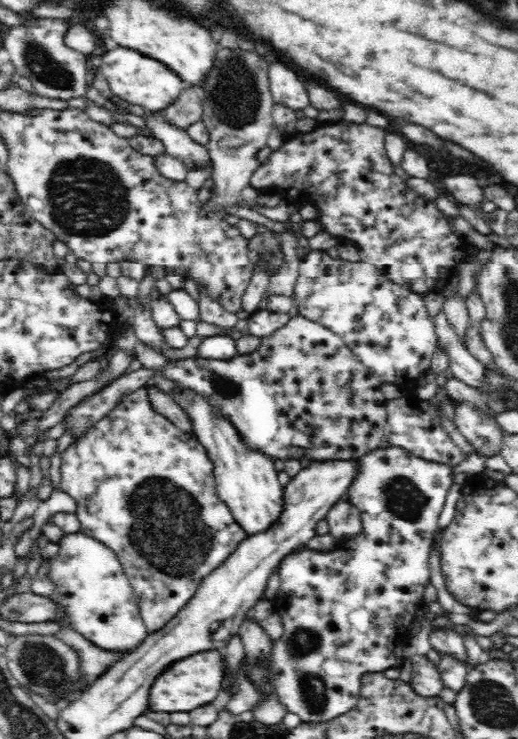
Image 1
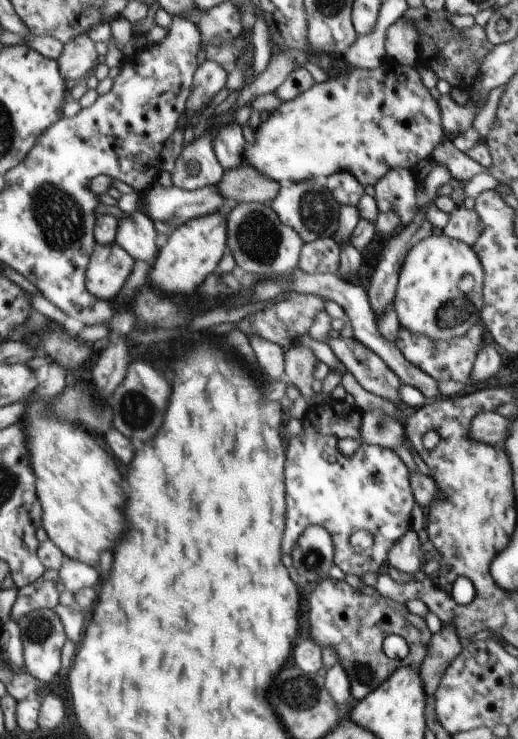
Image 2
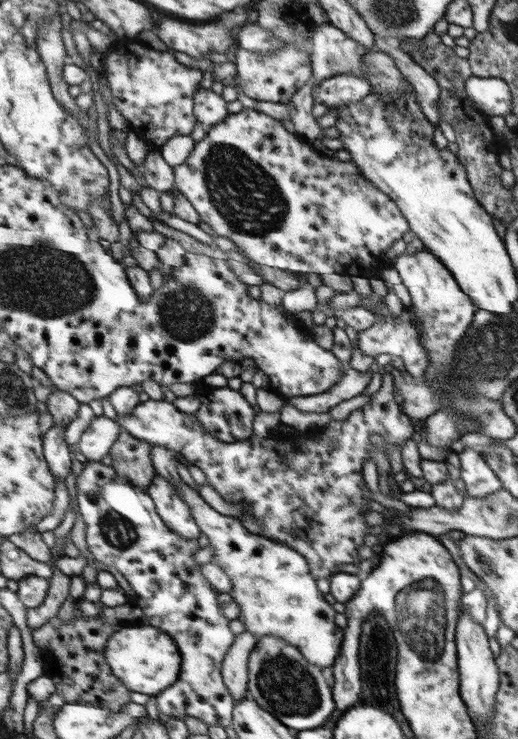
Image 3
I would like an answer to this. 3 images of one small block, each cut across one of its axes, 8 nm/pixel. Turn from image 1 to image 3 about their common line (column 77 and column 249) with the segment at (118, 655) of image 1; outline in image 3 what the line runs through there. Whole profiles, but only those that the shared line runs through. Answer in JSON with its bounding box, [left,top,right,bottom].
[223,632,258,701]

